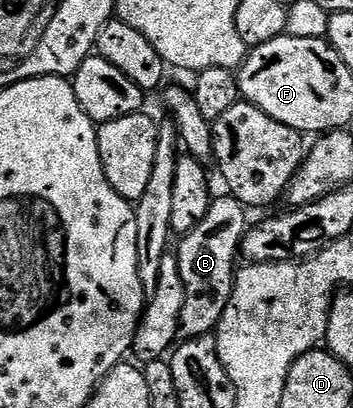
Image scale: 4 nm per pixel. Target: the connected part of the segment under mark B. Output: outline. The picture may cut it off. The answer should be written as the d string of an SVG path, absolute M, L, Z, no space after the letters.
M220 196L213 197L212 203L208 206L208 211L206 212L206 216L202 216L202 220L198 223L197 226L193 228L193 230L183 235L179 239L180 247L175 247L174 256L178 260L178 266L180 268L180 275L182 276L182 284L184 285L184 291L186 292L186 300L182 304L182 314L180 316L180 331L179 333L183 335L185 339L190 338L201 338L203 334L212 334L215 331L217 324L222 320L222 312L226 312L226 304L230 304L230 296L232 295L232 289L234 288L234 284L236 283L236 272L238 269L238 261L236 262L236 254L238 258L238 251L241 249L242 243L244 241L244 236L246 231L249 229L250 221L248 222L248 218L246 215L246 207L239 200L231 196L223 196L224 198L220 198Z

